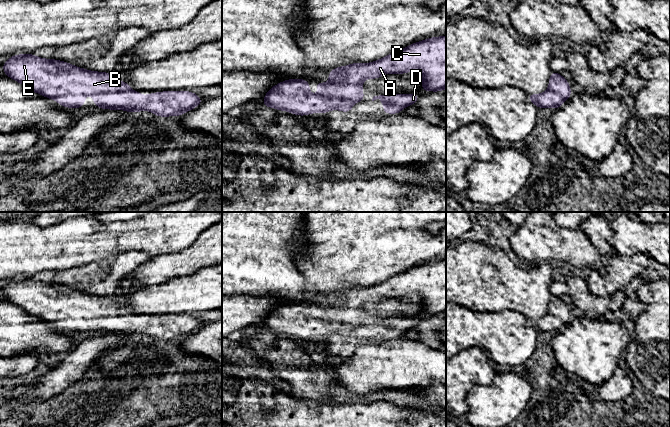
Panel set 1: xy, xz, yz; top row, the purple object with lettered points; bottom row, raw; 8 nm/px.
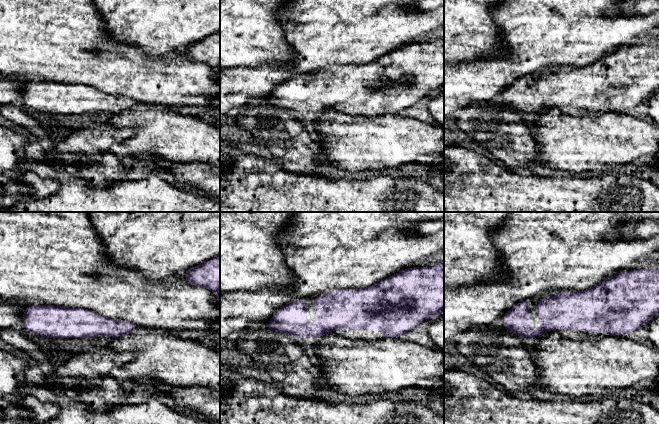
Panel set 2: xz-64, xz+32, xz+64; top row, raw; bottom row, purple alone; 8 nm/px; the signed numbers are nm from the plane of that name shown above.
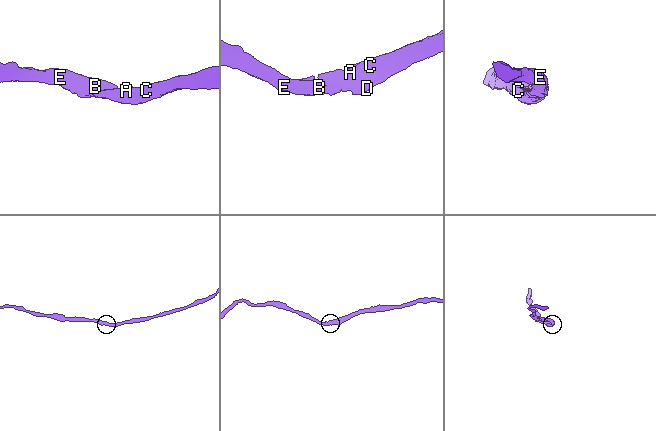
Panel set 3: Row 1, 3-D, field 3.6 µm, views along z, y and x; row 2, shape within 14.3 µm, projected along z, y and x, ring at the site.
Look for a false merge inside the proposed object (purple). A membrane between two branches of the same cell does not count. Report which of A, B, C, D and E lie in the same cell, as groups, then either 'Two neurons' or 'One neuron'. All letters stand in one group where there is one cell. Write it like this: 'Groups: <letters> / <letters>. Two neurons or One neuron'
Groups: A B C D E. One neuron

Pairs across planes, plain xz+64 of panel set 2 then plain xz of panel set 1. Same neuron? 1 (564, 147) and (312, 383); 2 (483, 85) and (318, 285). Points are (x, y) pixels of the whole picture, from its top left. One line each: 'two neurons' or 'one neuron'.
1: two neurons
2: one neuron

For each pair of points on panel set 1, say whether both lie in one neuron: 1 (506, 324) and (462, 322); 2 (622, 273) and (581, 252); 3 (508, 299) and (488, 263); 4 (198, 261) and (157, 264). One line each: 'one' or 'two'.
1: one
2: two
3: one
4: one

